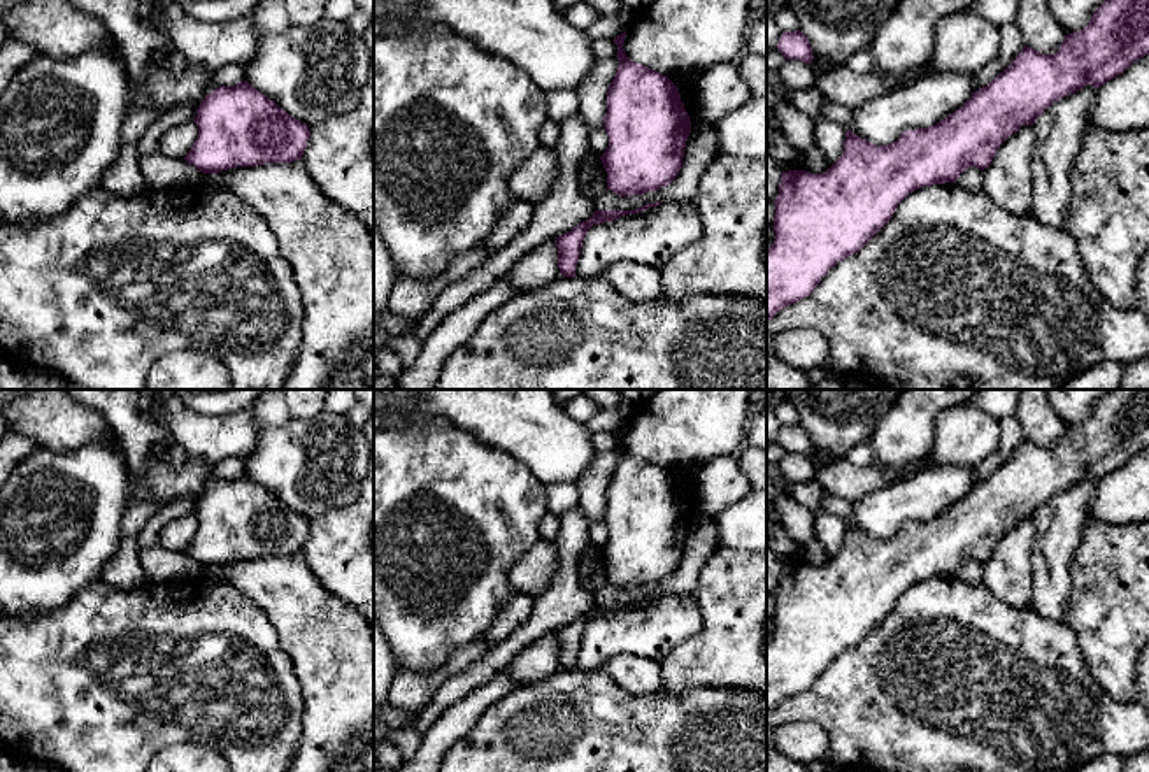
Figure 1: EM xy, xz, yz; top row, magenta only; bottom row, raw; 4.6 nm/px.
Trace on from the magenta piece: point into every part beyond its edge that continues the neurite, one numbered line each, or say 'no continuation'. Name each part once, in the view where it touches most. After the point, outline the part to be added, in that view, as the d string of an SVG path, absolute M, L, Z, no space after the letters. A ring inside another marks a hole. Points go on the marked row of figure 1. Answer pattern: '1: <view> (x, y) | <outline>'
no continuation

